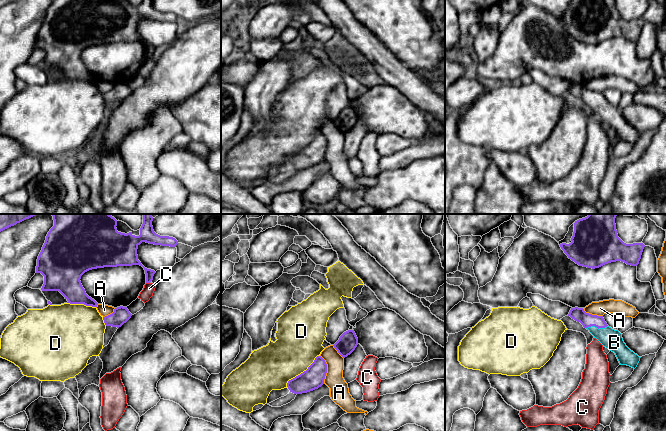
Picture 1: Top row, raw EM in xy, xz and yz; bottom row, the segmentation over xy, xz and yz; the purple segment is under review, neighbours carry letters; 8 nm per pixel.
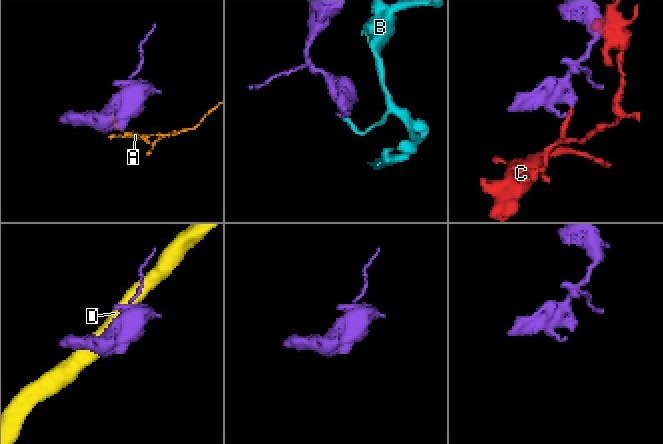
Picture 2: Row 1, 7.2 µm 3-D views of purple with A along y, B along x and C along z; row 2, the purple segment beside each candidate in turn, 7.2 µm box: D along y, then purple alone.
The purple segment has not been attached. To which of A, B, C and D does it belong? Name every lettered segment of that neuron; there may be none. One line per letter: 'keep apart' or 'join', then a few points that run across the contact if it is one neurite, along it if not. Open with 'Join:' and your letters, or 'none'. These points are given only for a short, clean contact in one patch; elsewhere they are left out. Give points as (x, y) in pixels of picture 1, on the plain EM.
Join: B
A: keep apart; line xz (320, 131), (326, 140), (324, 159)
B: join; line yz (587, 96), (596, 102), (612, 115)
C: keep apart
D: keep apart

